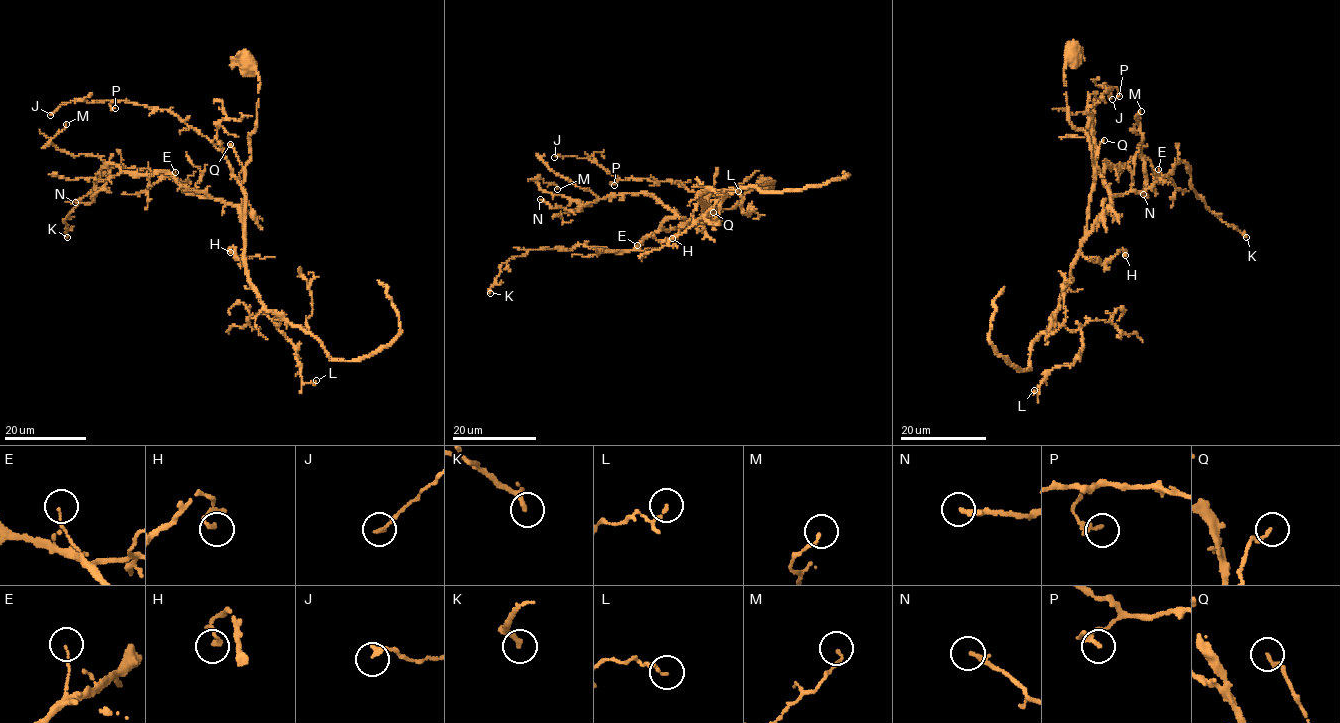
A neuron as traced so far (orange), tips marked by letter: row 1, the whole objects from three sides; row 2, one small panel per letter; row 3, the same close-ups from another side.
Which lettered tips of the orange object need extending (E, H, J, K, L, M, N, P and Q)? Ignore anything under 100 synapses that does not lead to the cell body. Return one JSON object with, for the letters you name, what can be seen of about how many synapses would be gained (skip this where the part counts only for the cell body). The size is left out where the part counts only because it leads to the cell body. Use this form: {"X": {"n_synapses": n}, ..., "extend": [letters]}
{"extend": []}

